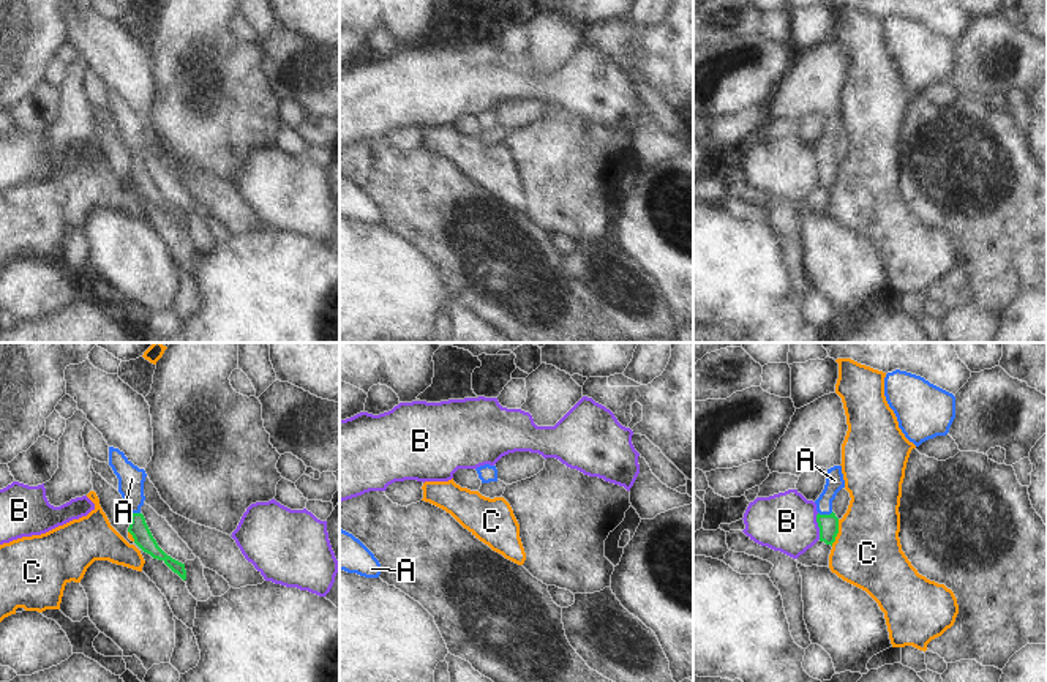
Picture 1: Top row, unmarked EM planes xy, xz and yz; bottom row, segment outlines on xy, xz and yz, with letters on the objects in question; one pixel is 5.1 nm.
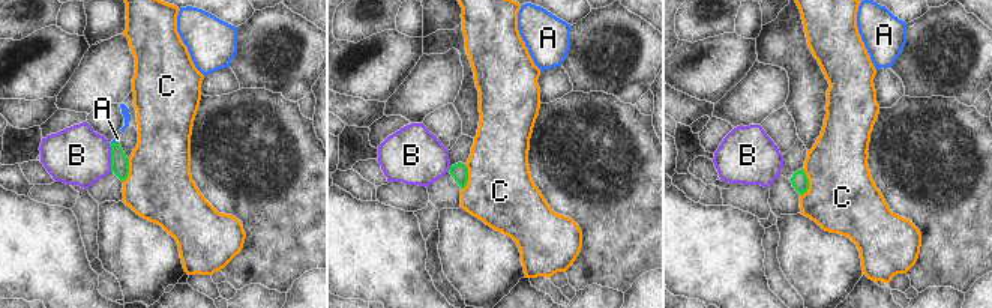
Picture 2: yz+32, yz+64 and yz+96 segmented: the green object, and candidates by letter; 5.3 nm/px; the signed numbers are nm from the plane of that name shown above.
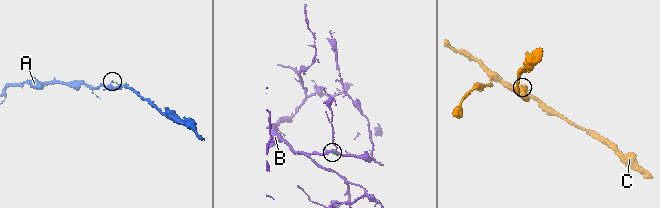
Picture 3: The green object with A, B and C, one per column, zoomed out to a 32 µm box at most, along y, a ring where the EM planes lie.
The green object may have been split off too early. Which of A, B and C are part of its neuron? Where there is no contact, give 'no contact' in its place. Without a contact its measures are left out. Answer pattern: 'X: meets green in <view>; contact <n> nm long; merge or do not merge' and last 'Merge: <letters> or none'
A: meets green in yz; contact 80 nm long; merge
B: meets green in yz; contact 140 nm long; do not merge
C: meets green in yz; contact 140 nm long; do not merge
Merge: A

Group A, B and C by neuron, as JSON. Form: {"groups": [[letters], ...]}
{"groups": [["A"], ["B"], ["C"]]}

